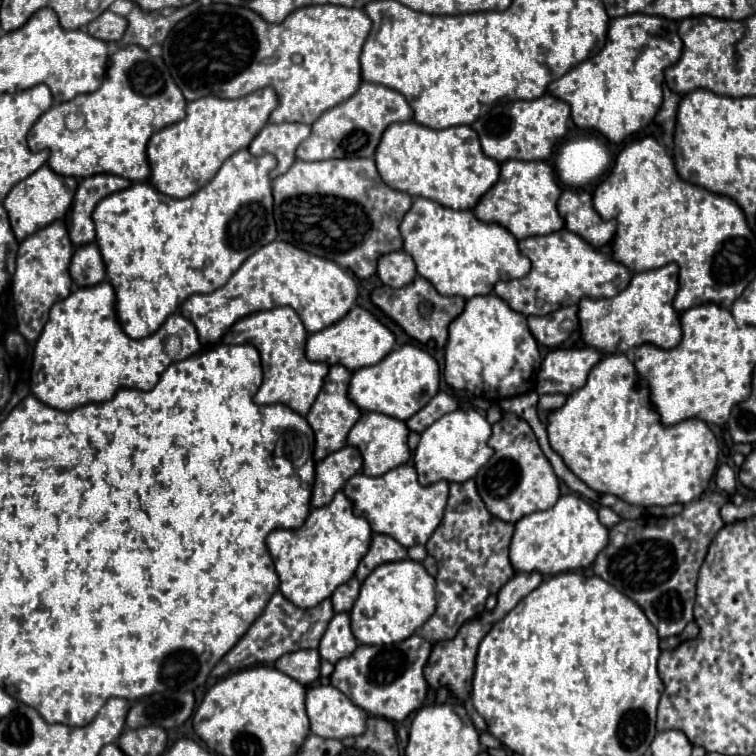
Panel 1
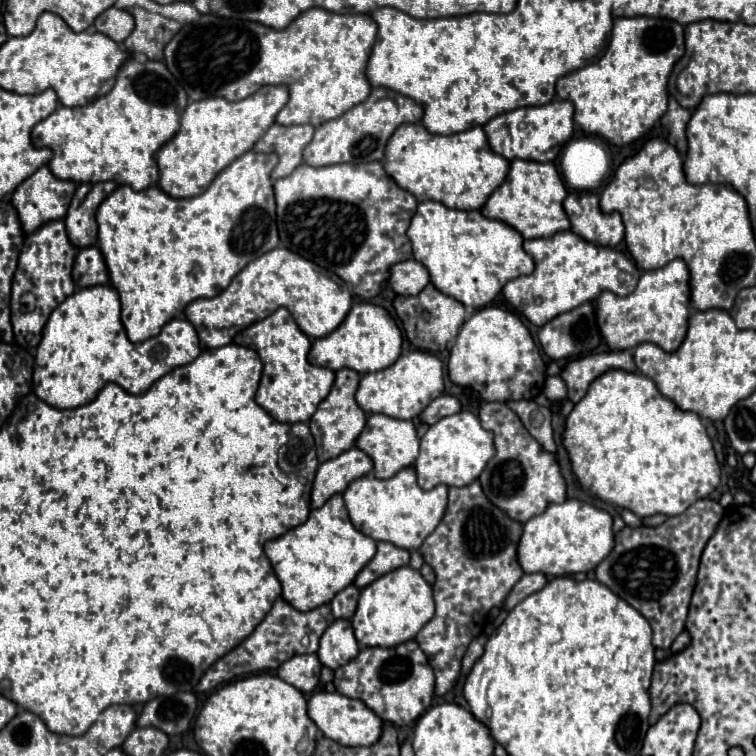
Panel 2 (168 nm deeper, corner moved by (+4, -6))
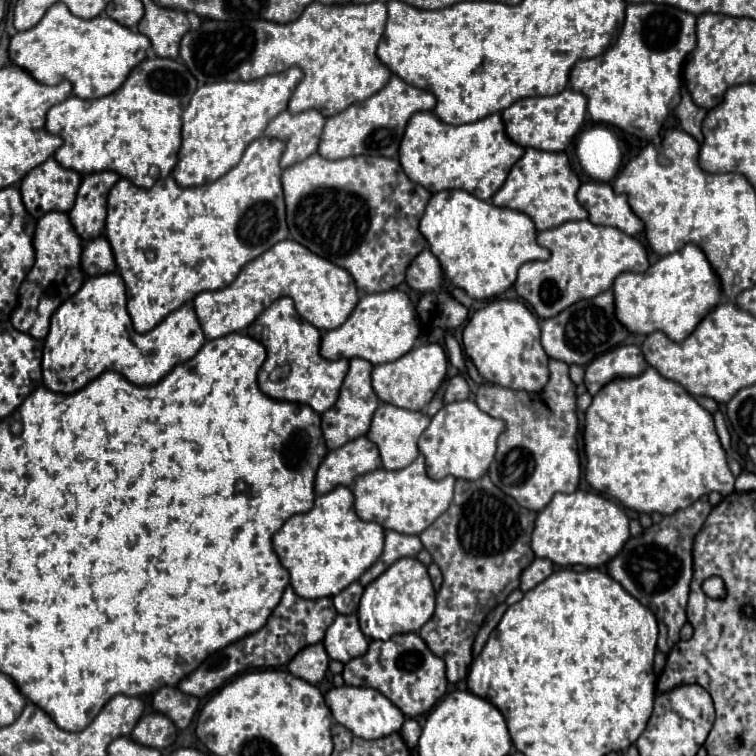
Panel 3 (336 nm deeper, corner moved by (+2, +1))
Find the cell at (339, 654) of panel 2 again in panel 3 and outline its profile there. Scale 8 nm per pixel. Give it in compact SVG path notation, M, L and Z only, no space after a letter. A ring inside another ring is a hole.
M338 615L328 627L322 643L330 659L342 663L366 653L368 649L368 639L362 635L356 615Z

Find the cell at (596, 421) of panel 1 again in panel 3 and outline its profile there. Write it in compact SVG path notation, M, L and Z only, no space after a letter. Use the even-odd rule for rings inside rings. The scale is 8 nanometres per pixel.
M648 367L644 373L636 375L636 377L616 377L612 379L610 383L606 383L592 399L590 407L586 409L586 415L584 415L584 453L586 453L586 469L584 469L584 477L586 481L600 493L620 501L624 507L628 509L634 509L638 513L662 513L662 515L670 515L678 509L686 509L688 505L692 505L694 501L698 501L702 495L708 495L712 491L718 491L722 495L730 495L734 491L734 475L730 473L728 469L728 463L726 463L726 453L722 451L722 445L720 445L720 439L718 439L718 433L716 433L716 427L714 427L714 419L712 415L698 405L698 401L682 387L678 385L676 381L670 381L670 379L664 379L656 369Z

